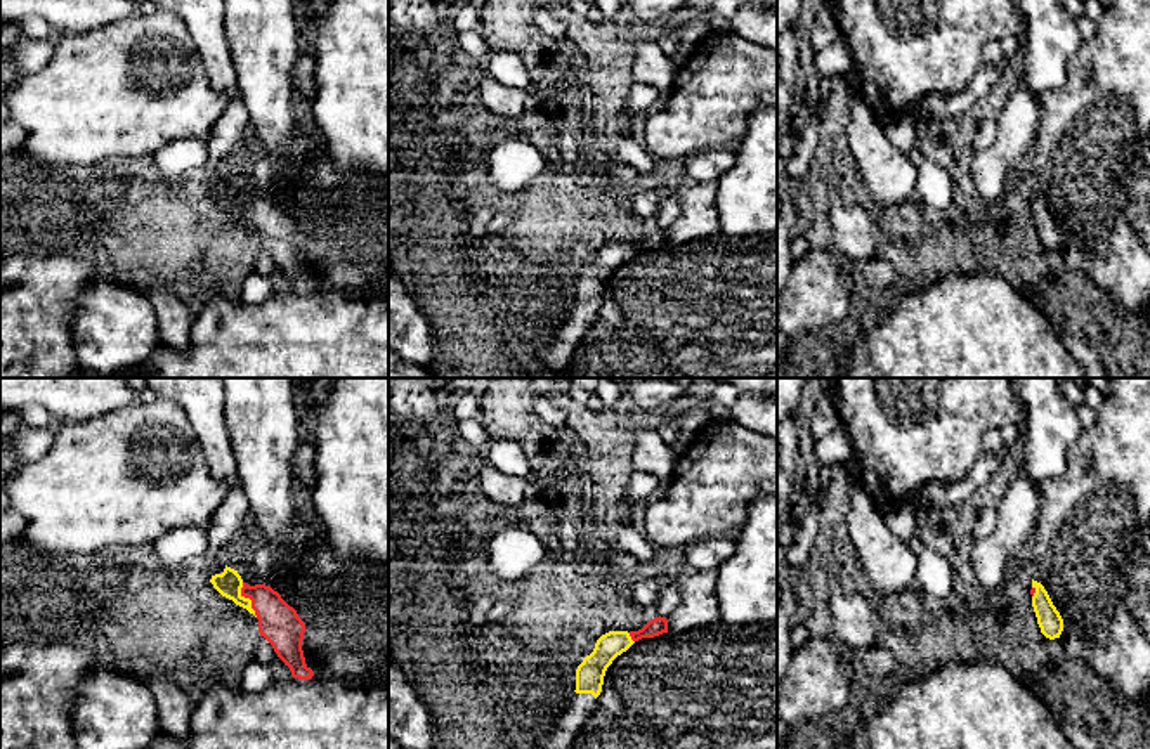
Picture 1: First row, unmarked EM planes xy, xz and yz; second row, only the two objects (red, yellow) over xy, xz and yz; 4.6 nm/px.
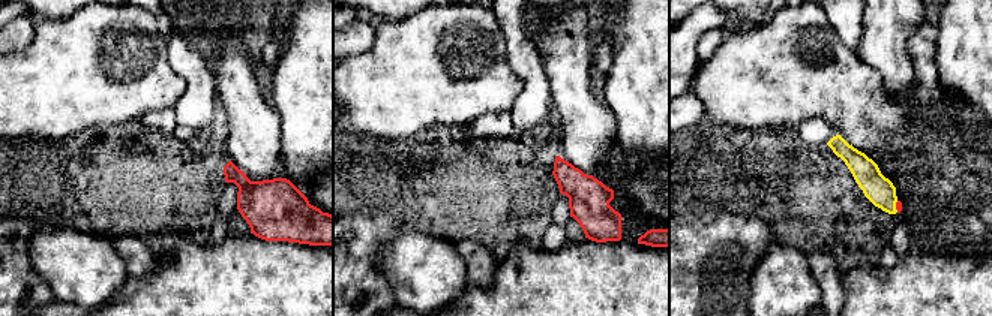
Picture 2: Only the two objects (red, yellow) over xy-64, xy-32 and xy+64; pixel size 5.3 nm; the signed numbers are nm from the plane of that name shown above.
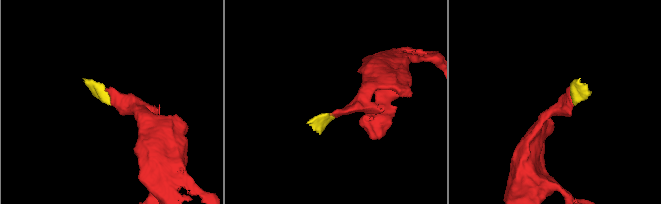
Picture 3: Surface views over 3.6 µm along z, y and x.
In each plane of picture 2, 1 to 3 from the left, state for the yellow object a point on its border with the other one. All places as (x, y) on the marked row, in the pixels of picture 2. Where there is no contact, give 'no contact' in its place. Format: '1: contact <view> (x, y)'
1: no contact
2: no contact
3: contact xy+64 (896, 207)

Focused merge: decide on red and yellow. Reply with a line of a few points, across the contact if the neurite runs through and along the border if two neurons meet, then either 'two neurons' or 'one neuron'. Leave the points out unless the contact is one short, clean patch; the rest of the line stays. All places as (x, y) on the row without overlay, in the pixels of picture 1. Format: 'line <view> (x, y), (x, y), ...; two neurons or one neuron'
line xy (280, 236), (248, 208), (229, 195); one neuron

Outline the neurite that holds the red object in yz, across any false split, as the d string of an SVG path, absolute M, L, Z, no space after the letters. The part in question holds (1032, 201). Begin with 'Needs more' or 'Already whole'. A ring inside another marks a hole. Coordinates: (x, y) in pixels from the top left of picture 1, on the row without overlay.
Needs more. M1032 191L1030 206L1041 244L1049 251L1060 250L1063 243L1063 231L1053 217L1044 198Z

